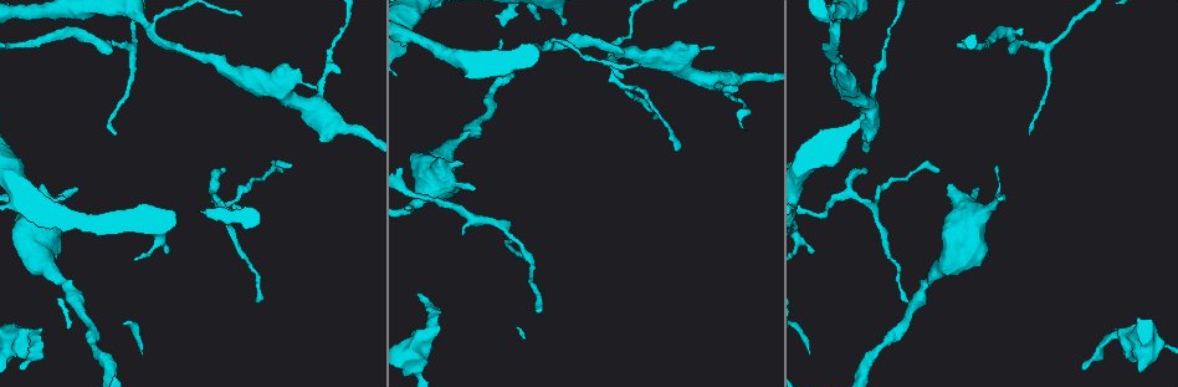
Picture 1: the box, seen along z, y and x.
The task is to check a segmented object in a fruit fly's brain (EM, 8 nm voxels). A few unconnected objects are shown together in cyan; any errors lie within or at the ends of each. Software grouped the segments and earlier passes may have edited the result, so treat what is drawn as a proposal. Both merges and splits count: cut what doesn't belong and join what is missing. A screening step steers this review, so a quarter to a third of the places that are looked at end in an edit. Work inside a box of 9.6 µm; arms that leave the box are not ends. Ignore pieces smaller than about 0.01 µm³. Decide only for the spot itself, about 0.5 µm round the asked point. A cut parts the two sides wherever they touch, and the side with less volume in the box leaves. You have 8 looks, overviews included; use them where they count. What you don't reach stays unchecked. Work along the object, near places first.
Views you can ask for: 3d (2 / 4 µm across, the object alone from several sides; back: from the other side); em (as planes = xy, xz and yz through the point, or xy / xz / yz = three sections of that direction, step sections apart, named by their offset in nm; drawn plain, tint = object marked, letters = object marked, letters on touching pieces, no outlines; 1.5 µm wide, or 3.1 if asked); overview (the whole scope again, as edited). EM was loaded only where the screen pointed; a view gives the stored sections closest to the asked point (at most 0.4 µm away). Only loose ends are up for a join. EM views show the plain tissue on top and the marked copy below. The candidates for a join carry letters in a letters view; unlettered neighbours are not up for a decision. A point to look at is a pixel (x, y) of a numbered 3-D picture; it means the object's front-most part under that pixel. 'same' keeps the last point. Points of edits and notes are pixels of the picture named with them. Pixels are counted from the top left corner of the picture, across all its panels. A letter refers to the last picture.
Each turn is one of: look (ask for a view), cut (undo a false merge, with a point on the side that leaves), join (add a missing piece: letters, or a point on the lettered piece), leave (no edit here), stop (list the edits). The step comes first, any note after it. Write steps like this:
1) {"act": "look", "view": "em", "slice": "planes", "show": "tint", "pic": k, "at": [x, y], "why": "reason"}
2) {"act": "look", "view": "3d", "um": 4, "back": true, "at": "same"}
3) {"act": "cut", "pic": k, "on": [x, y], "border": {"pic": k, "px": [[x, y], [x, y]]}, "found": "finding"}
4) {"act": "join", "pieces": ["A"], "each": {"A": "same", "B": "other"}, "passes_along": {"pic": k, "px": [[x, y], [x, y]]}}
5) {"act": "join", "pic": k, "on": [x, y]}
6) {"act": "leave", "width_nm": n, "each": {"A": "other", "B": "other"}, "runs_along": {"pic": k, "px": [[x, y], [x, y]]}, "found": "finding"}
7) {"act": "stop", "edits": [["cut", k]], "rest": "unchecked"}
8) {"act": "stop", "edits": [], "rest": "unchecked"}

{"act": "look", "view": "em", "slice": "planes", "show": "letters", "pic": 1, "at": [566, 22], "why": "branch stops here"}

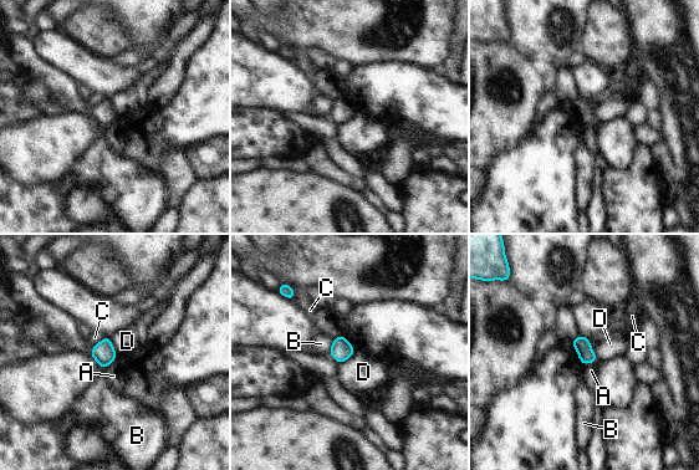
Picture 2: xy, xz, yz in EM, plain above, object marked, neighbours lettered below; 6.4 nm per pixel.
{"act": "leave", "each": {"A": "other", "B": "other", "C": "other", "D": "other"}, "found": "no lettered piece goes on from it"}

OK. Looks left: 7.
{"act": "look", "view": "em", "slice": "xz", "step": 4, "show": "tint", "pic": 1, "at": [1046, 49], "why": "branch point"}

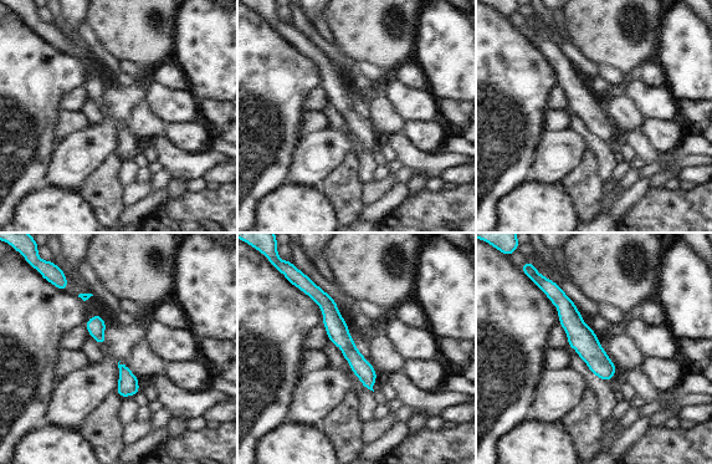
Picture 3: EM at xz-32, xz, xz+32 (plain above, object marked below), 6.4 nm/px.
{"act": "look", "view": "em", "slice": "planes", "show": "letters", "at": "same", "why": "another direction"}

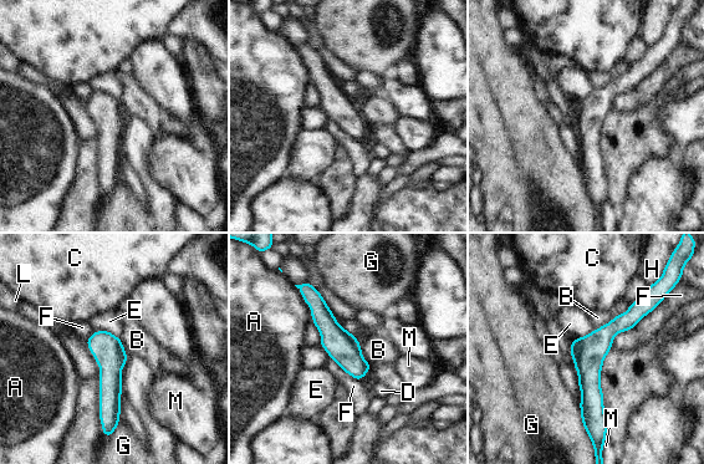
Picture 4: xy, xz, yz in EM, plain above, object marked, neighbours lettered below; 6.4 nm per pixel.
{"act": "leave", "width_nm": 200, "each": {"A": "other", "B": "other", "C": "other", "D": "other", "E": "other", "F": "other", "G": "other", "H": "other", "L": "other", "M": "other"}, "runs_along": {"pic": 4, "px": [[641, 301], [591, 351], [593, 427]]}, "found": "one cell here"}

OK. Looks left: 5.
{"act": "look", "view": "3d", "um": 4, "pic": 1, "at": [407, 206], "why": "free end"}

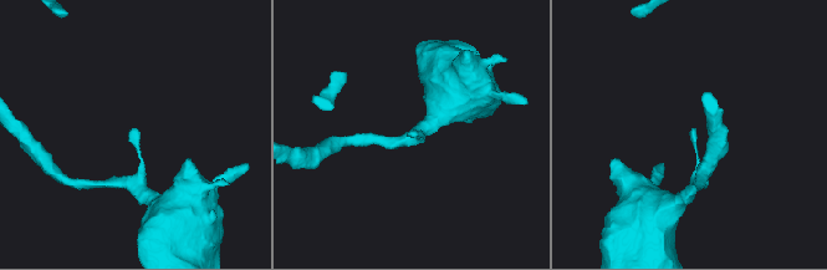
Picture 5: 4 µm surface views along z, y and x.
{"act": "look", "view": "em", "slice": "planes", "show": "letters", "pic": 5, "at": [693, 131], "why": "now the EM"}

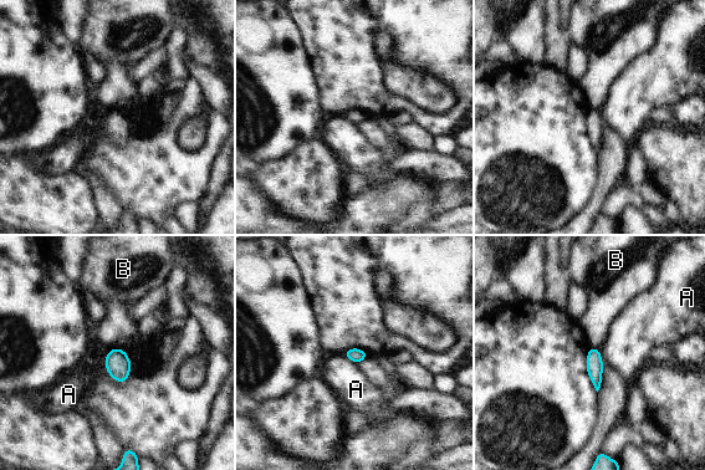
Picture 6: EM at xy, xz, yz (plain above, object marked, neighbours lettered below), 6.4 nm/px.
{"act": "leave", "each": {"A": "other", "B": "other"}, "border": {"pic": 6, "px": [[343, 354], [358, 363]]}, "found": "none of them fits"}

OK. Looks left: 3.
{"act": "stop", "edits": [], "rest": "unchecked"}

